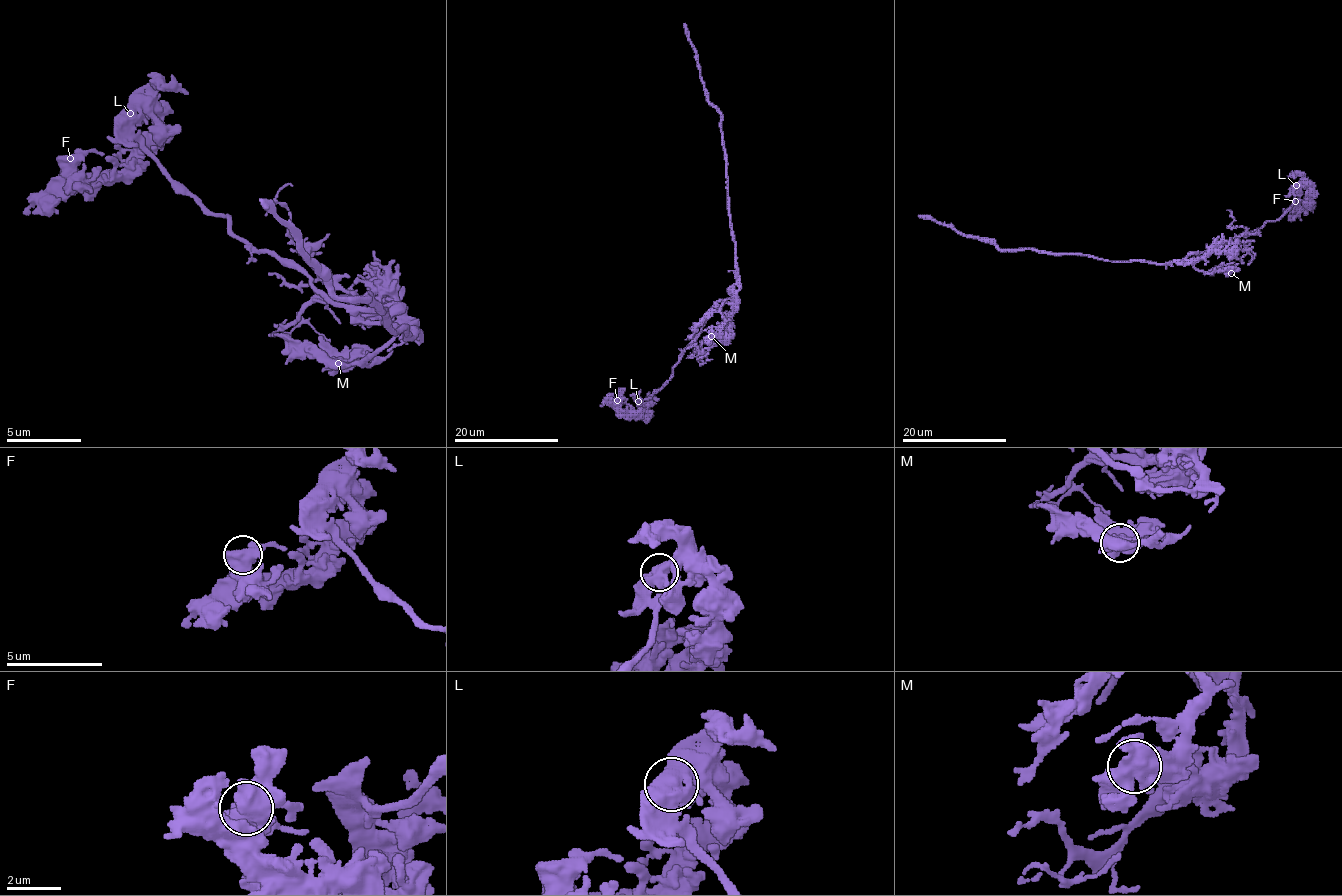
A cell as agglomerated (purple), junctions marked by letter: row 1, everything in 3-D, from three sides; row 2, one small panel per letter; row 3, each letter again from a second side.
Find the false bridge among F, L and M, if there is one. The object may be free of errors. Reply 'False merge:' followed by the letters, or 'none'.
False merge: none

